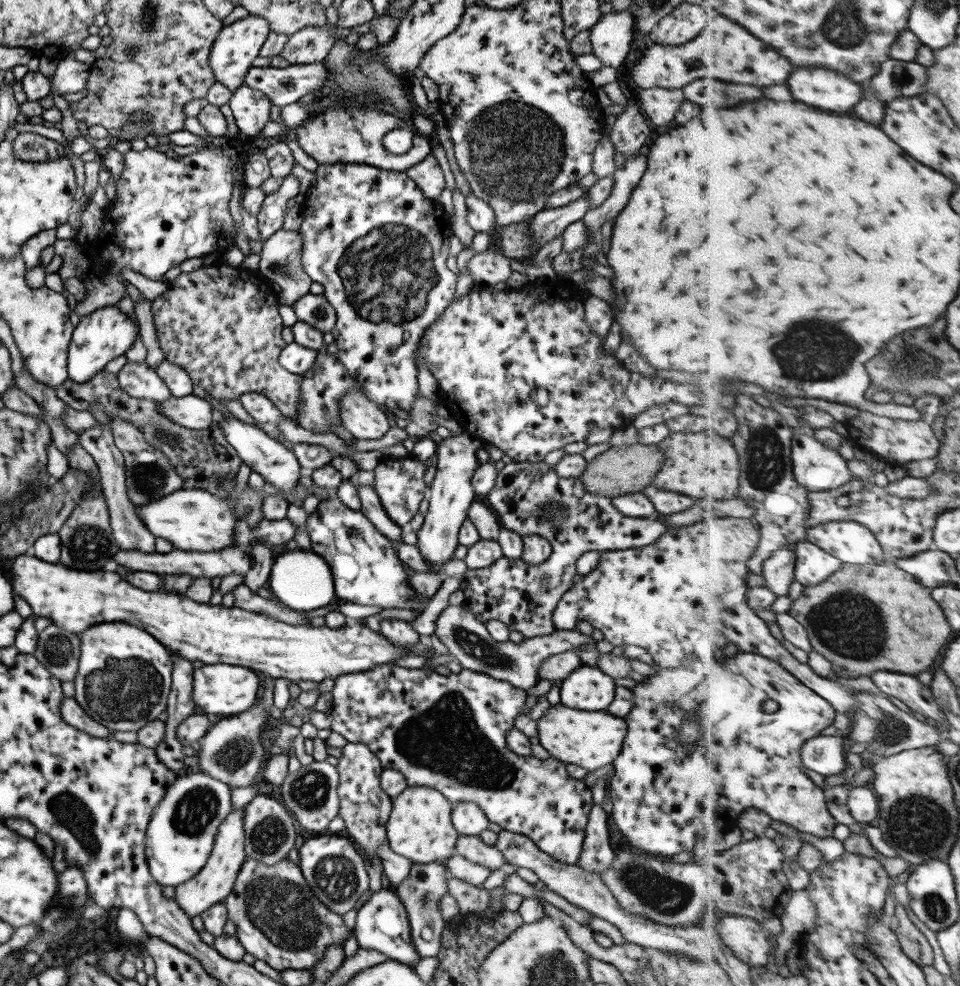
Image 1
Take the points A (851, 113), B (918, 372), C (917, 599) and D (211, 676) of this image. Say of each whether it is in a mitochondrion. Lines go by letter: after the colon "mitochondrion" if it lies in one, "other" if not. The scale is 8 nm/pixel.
A: other
B: mitochondrion
C: other
D: other

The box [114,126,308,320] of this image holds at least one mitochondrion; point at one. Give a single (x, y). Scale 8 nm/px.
(281, 265)

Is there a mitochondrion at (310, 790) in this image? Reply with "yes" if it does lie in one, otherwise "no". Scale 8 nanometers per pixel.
yes

